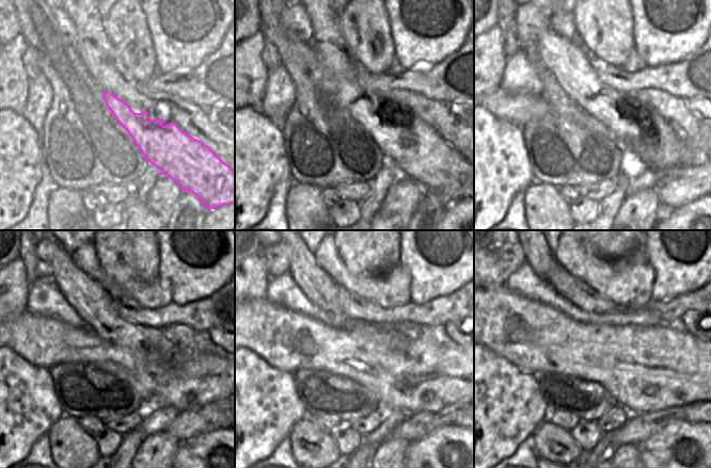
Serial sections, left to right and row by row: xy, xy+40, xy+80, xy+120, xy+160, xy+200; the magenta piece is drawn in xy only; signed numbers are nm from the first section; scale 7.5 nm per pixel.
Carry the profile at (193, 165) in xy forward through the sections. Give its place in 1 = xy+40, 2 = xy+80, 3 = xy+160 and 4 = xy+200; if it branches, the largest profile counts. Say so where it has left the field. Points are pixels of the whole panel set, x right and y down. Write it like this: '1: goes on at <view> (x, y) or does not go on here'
1: goes on at xy+40 (415, 148)
2: goes on at xy+80 (657, 145)
3: goes on at xy+160 (328, 301)
4: goes on at xy+200 (533, 259)

